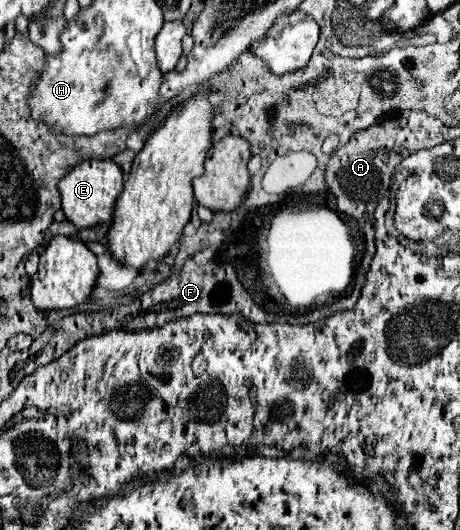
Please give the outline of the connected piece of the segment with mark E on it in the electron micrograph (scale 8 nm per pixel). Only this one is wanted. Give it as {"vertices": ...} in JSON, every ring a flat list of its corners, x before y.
{"vertices":[[111,159,81,161,59,183,63,213,77,229,89,229,95,225,111,223,113,207,121,189,123,189,123,171]]}

